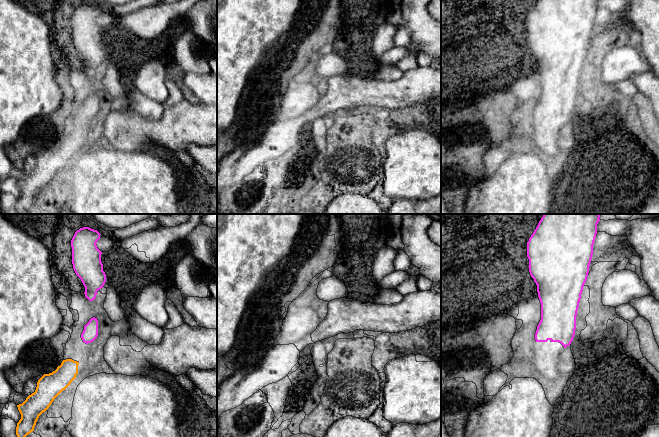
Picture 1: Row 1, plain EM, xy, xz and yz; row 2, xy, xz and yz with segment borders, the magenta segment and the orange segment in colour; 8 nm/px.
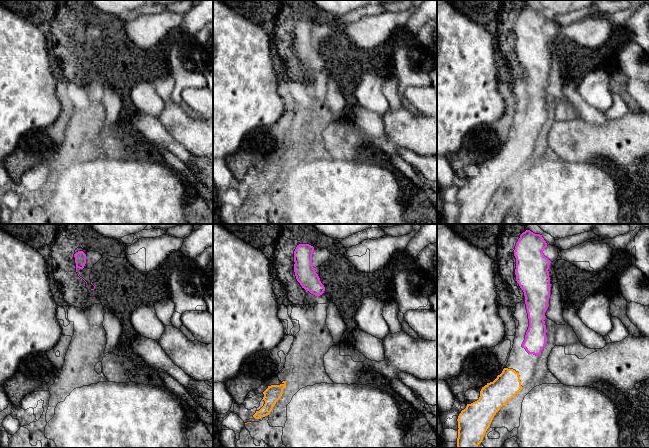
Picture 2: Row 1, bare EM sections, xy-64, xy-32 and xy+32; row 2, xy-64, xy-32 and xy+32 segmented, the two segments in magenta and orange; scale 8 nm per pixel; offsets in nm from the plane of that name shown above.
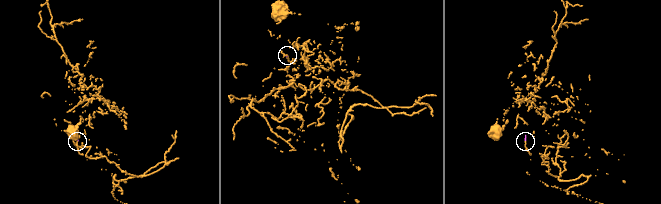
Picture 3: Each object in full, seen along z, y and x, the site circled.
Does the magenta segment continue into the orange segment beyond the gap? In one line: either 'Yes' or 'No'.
Yes

